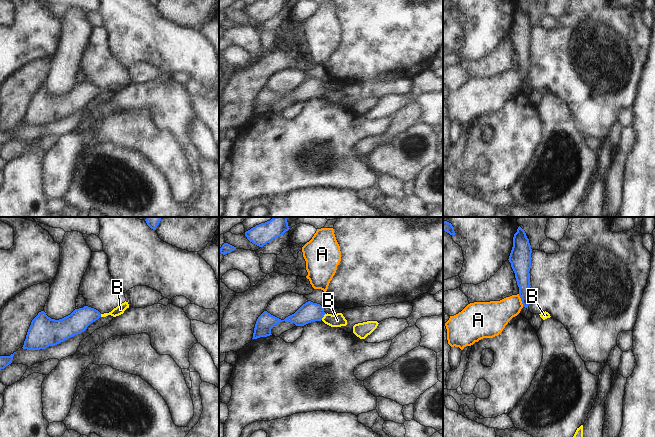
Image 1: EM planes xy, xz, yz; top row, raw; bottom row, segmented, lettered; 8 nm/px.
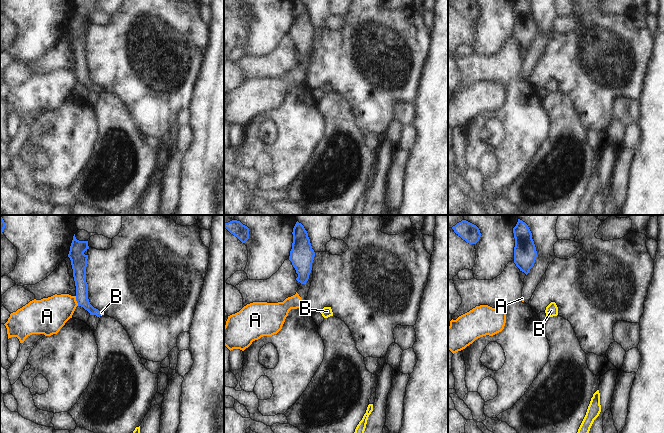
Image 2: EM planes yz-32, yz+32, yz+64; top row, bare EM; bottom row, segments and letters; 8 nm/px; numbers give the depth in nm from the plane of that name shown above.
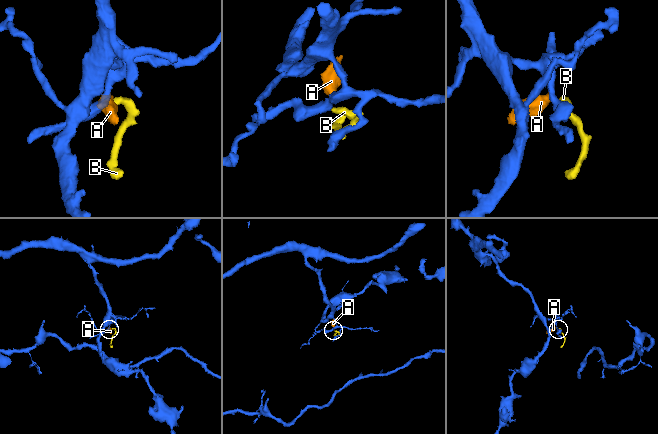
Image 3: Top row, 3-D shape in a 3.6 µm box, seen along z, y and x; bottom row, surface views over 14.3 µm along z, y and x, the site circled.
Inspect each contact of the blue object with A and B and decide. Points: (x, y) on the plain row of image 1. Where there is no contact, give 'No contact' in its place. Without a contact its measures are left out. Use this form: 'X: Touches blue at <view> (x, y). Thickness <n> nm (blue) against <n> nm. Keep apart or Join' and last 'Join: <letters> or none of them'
A: Touches blue at yz (521, 76). Thickness 130 nm (blue) against 240 nm. Keep apart
B: Touches blue at xz (323, 92). Thickness 160 nm (blue) against 110 nm. Join
Join: B

